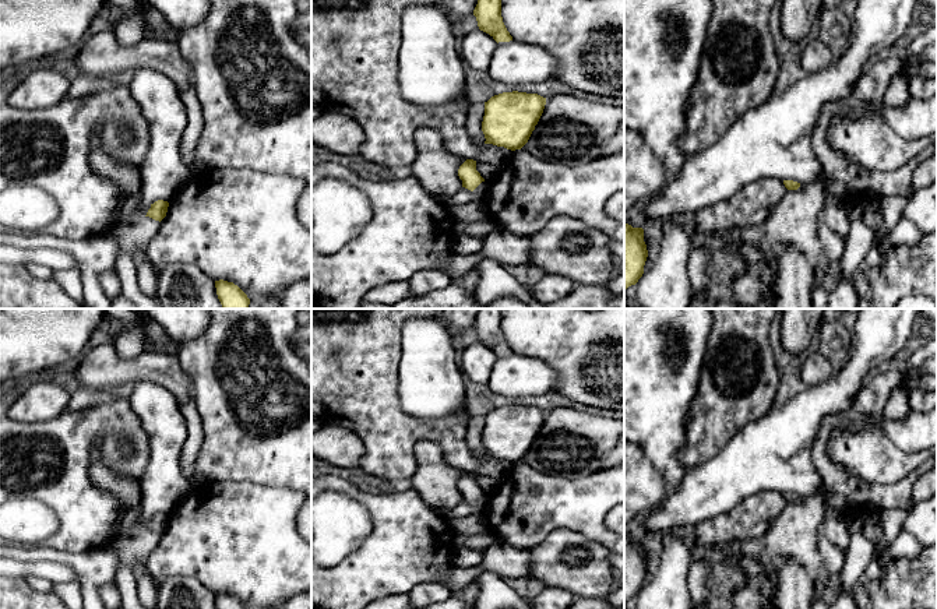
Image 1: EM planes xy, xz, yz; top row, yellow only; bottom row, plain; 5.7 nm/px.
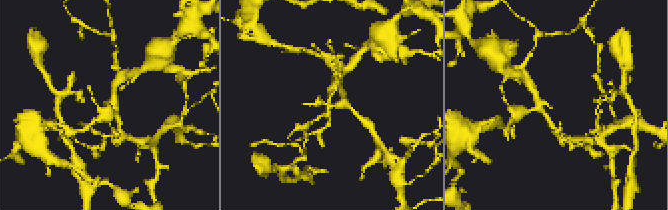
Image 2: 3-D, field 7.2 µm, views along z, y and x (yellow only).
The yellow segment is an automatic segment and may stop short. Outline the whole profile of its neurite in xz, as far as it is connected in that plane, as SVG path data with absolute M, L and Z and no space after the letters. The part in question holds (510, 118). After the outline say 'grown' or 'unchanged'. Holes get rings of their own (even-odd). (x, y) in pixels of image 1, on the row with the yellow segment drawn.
M512 91L492 96L485 102L485 144L521 149L535 130L545 105L546 98L538 94Z | unchanged

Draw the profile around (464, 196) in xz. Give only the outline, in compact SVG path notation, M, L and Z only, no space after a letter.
M482 182L473 191L462 187L455 196L448 198L444 204L447 208L451 208L455 205L465 205L476 201L486 203L487 189L487 182Z

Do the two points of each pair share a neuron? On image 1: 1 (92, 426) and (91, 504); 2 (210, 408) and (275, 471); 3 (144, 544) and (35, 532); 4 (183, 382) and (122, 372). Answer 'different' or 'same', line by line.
1: same
2: same
3: different
4: same

